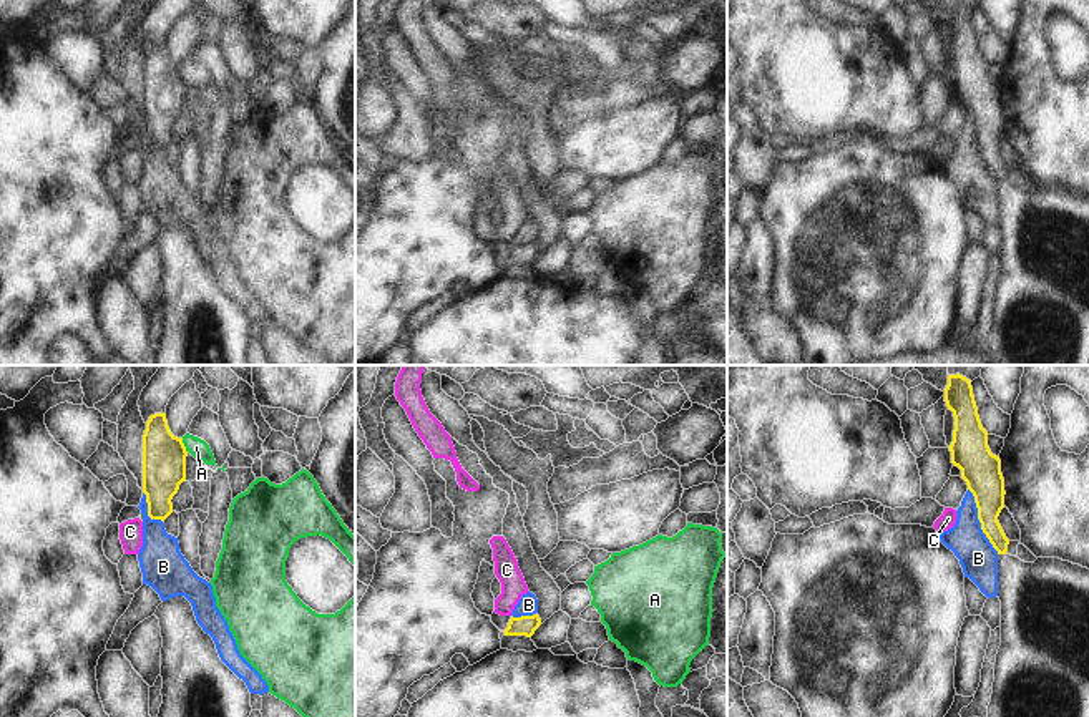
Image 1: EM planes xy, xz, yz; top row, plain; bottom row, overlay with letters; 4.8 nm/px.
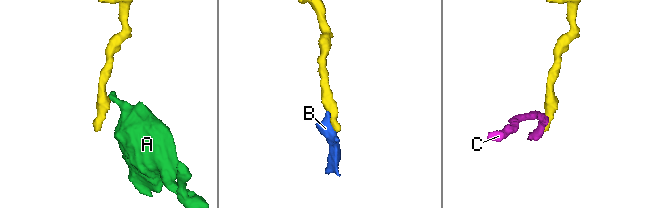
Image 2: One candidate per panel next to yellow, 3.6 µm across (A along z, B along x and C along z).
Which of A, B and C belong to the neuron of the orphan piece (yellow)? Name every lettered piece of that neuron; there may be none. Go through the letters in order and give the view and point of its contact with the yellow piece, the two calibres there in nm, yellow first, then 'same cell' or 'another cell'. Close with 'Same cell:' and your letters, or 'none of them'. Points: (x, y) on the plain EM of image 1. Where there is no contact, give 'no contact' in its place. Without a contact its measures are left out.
A: contact xy (183, 73); calibres 200 and 90 nm; another cell
B: contact yz (980, 150); calibres 190 and 180 nm; another cell
C: no contact; another cell
Same cell: none of them

